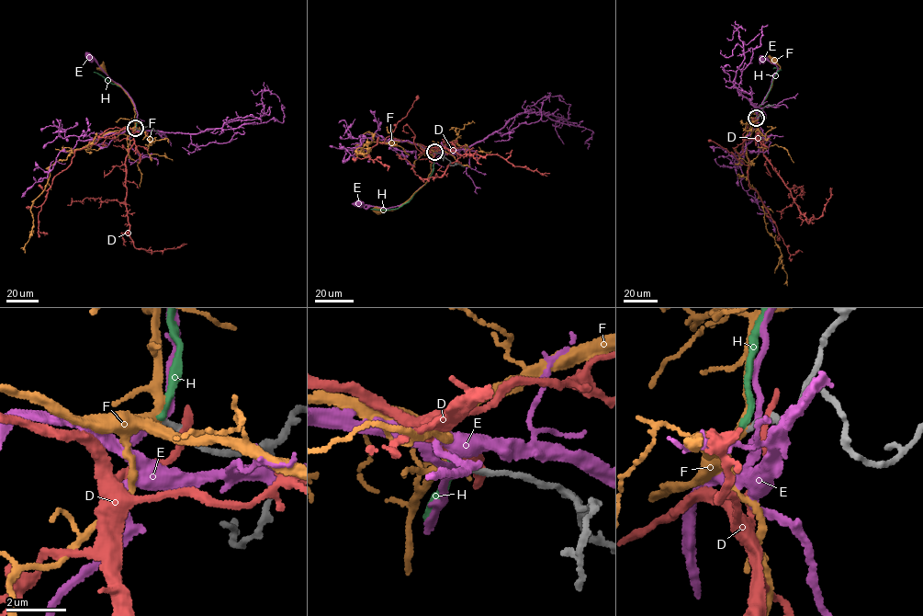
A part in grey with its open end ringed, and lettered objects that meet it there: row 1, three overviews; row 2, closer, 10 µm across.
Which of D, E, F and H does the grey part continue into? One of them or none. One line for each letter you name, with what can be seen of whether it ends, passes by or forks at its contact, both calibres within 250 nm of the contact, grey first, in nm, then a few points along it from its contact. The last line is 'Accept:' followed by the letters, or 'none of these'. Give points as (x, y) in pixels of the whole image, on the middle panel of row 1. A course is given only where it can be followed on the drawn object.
F: it passes by; calibres 190 and 240 nm; course (434, 152), (431, 170), (422, 187), (396, 209), (378, 211)
Accept: F

